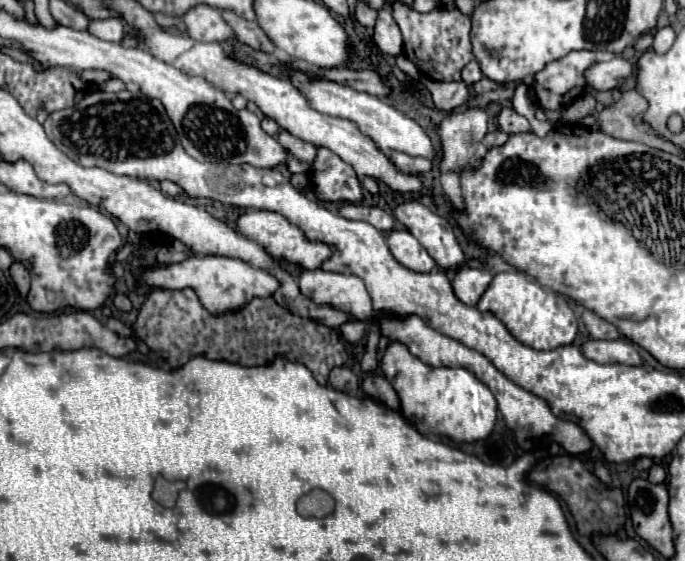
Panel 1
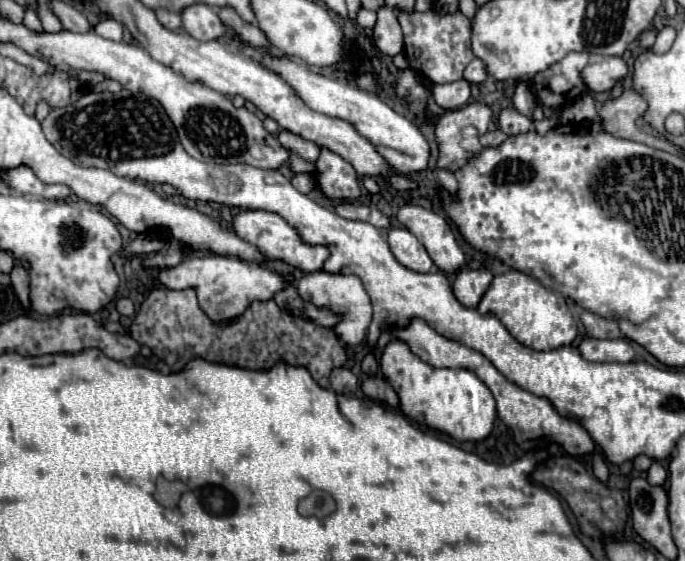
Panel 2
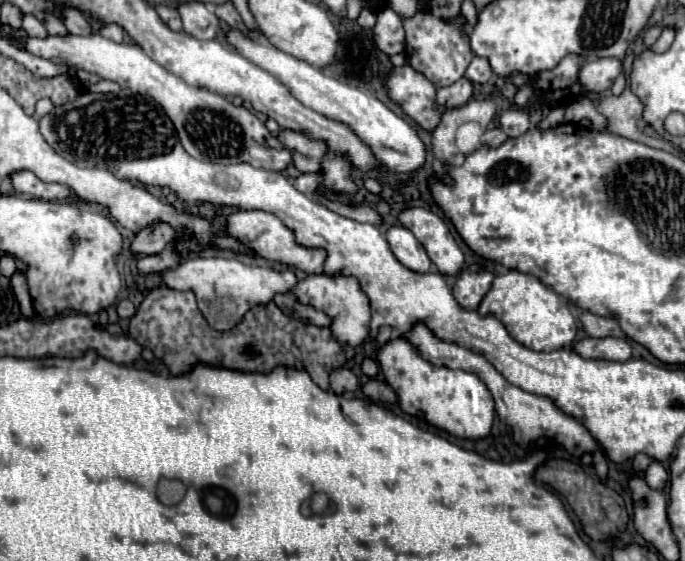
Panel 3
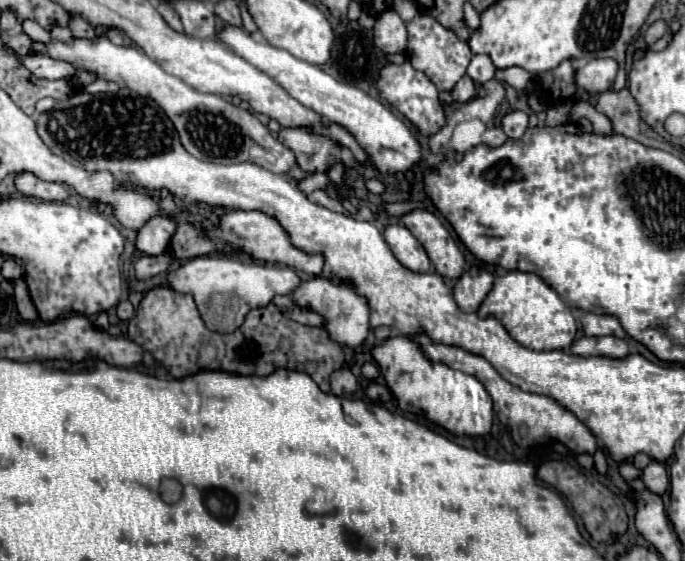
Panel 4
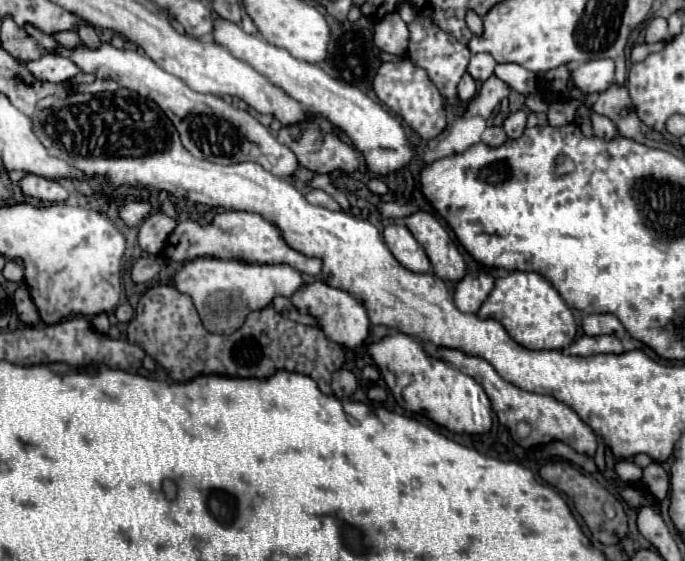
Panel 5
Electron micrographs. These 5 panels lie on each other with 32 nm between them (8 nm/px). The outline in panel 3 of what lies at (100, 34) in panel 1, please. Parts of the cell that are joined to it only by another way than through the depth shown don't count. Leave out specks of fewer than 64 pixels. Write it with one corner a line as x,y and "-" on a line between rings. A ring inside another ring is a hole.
102,24
102,28
98,30
104,38
112,40
112,42
122,42
124,38
124,30
118,24

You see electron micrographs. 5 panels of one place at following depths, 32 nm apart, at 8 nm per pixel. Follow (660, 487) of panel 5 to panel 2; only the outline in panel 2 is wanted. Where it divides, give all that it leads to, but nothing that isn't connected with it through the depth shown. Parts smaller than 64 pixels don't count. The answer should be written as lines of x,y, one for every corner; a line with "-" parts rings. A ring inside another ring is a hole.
654,462
650,466
650,470
648,470
648,482
650,484
660,484
660,486
666,482
666,470
662,468
662,464

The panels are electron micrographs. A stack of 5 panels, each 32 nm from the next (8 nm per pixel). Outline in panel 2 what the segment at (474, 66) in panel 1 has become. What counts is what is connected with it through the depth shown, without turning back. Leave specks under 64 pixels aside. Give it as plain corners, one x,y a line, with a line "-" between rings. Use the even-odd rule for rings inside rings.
472,60
468,66
466,66
466,70
464,70
464,80
466,82
470,82
470,84
478,84
478,82
482,82
482,80
486,80
488,78
488,74
486,74
486,68
484,68
484,64
480,64
480,60

